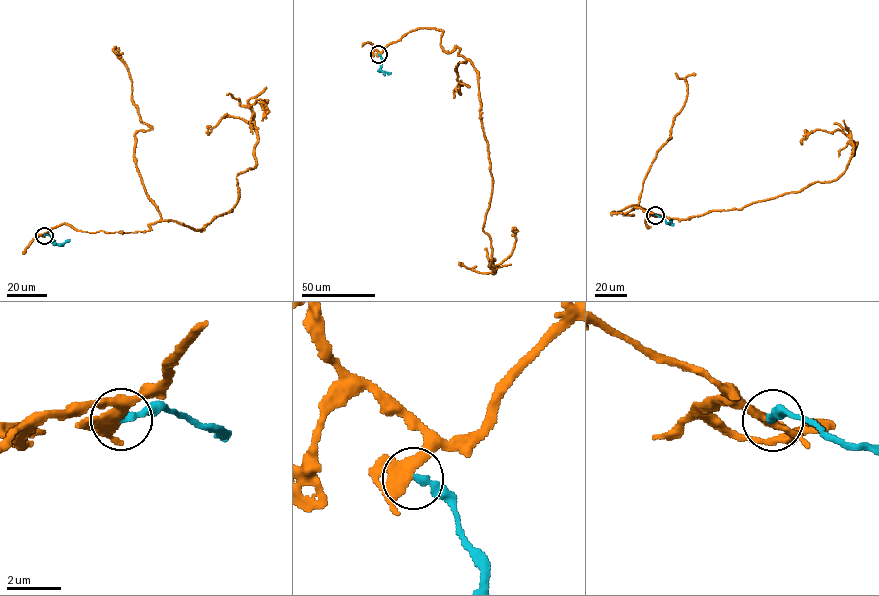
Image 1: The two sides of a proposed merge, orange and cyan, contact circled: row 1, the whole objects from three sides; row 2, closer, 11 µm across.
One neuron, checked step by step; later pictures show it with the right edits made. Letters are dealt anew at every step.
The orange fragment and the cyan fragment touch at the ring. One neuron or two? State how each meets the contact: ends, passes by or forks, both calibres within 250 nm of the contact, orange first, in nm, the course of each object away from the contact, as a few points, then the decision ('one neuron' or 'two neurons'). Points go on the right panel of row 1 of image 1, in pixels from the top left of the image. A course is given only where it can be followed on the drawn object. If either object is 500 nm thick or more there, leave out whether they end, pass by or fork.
orange passes by; cyan ends; calibres 360 and 240 nm; course orange (655, 215), (611, 213), (688, 219), (835, 180), (852, 140), (808, 132); course cyan (655, 215), (669, 224), (670, 221); two neurons

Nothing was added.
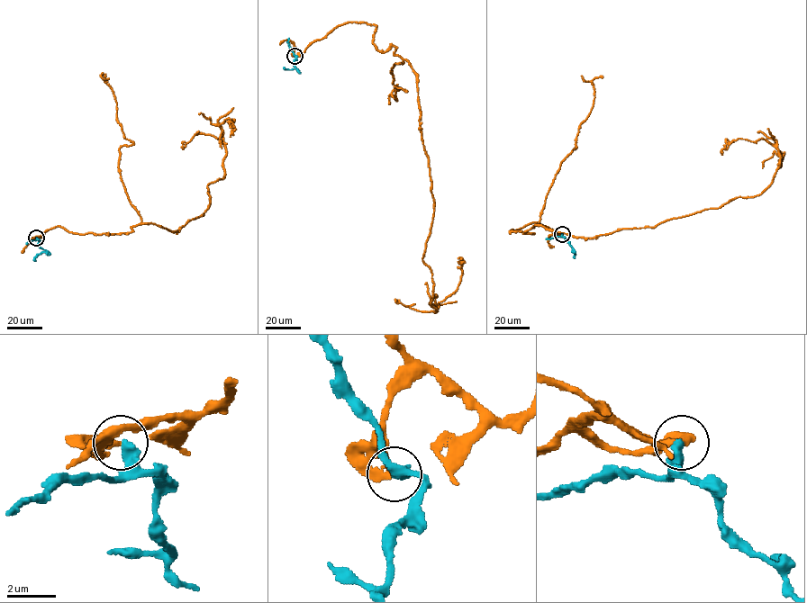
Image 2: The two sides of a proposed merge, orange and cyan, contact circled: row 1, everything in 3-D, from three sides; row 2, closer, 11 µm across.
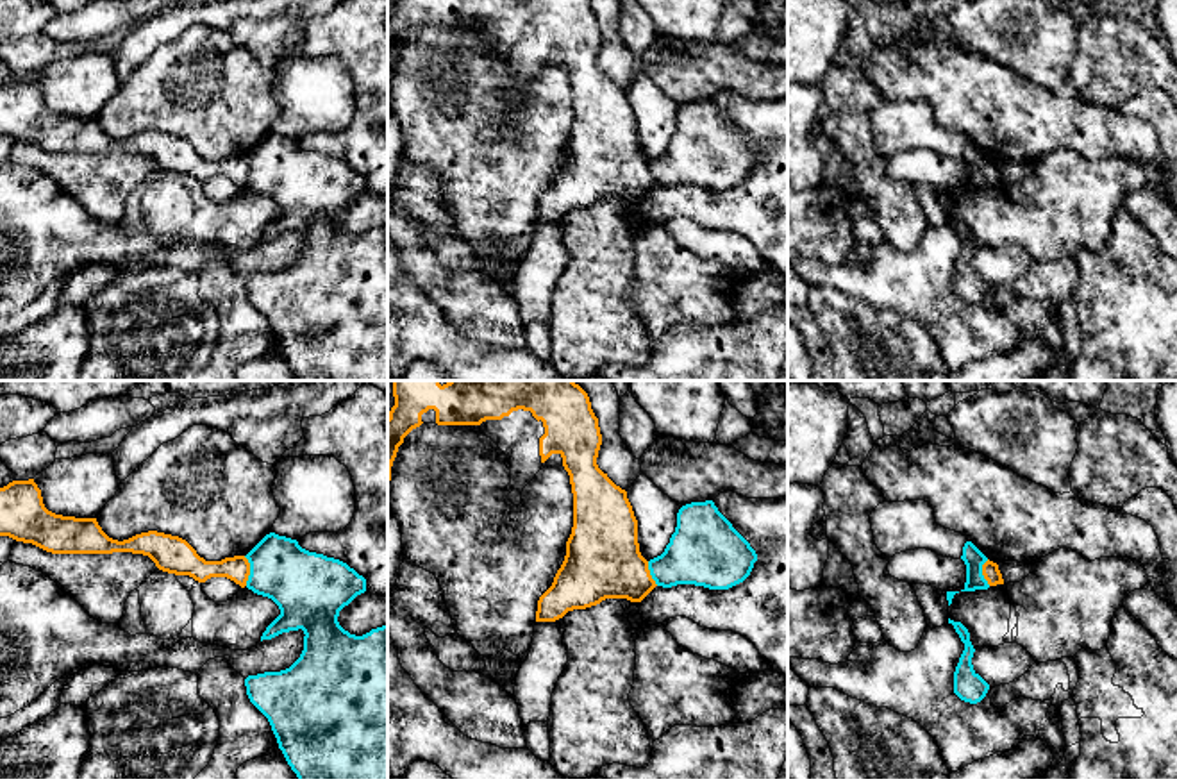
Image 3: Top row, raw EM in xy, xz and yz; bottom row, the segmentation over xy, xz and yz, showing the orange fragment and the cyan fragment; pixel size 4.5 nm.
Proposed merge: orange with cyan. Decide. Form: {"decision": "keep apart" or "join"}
{"decision": "keep apart"}

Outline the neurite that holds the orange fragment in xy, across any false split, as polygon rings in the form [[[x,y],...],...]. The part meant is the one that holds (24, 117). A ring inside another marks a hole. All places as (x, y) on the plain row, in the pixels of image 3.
[[[34,79],[13,80],[0,88],[0,136],[32,143],[52,154],[143,154],[159,170],[189,175],[198,182],[227,177],[245,188],[250,175],[245,155],[205,161],[179,136],[148,130],[118,141],[102,130],[96,118],[55,114],[45,107]]]

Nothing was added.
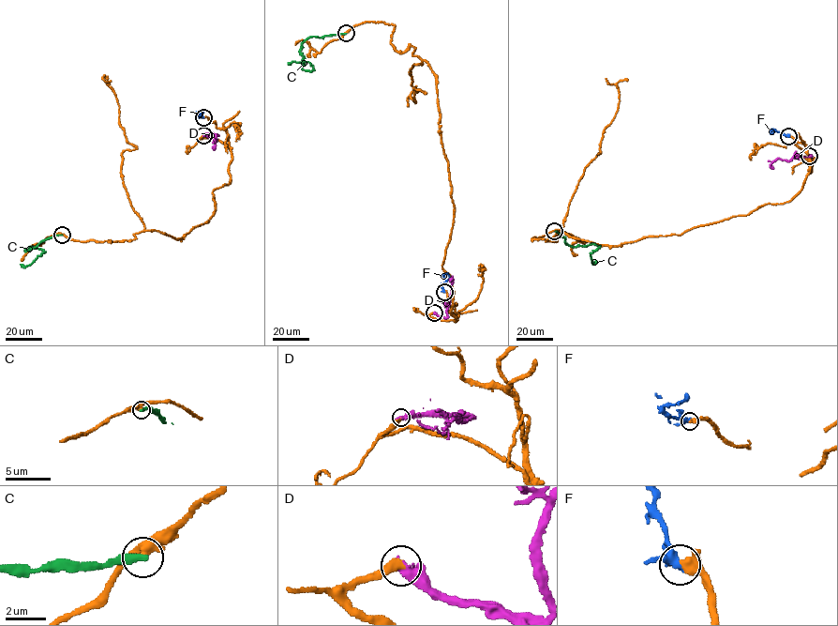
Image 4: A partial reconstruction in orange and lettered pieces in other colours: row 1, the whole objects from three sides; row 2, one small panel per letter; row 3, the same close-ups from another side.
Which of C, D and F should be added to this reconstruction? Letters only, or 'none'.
none

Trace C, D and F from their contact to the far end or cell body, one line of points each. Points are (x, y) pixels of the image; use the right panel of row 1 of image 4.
C: (554, 232), (569, 245), (600, 246), (590, 254), (593, 264), (595, 260)
D: (809, 155), (796, 154), (788, 160), (777, 159), (770, 165), (773, 167)
F: (788, 136), (773, 129), (770, 133), (775, 130)

